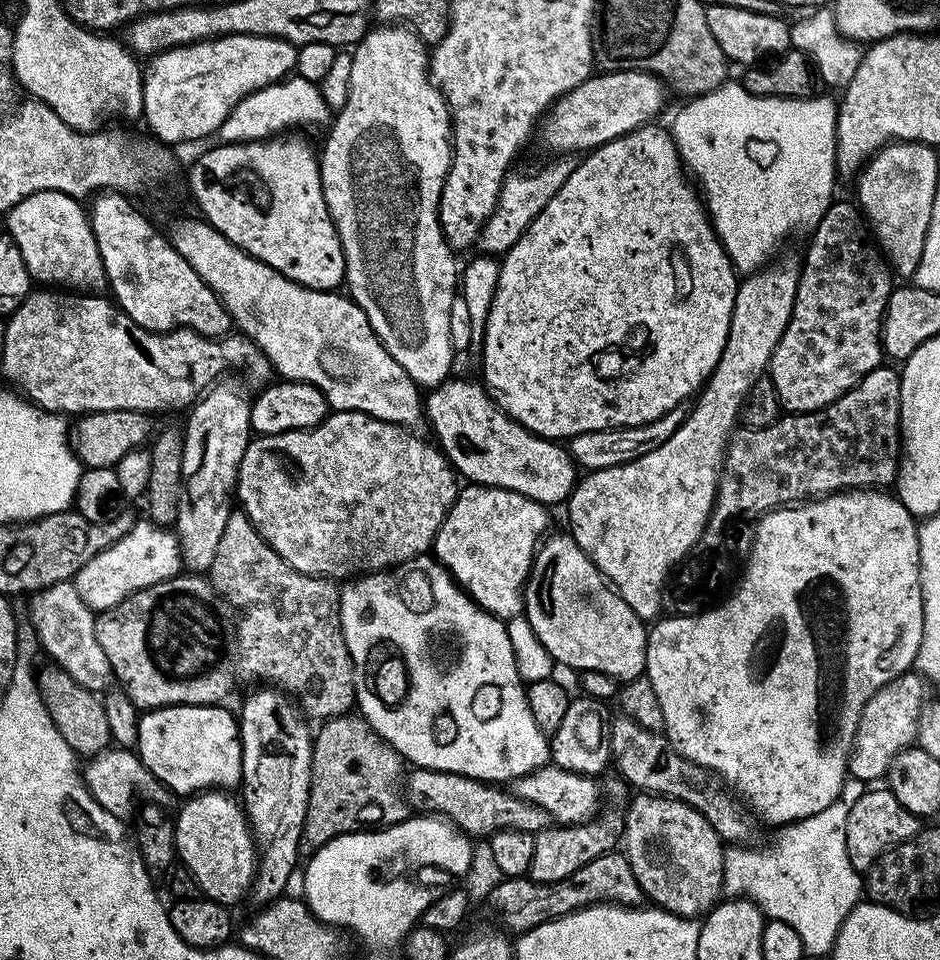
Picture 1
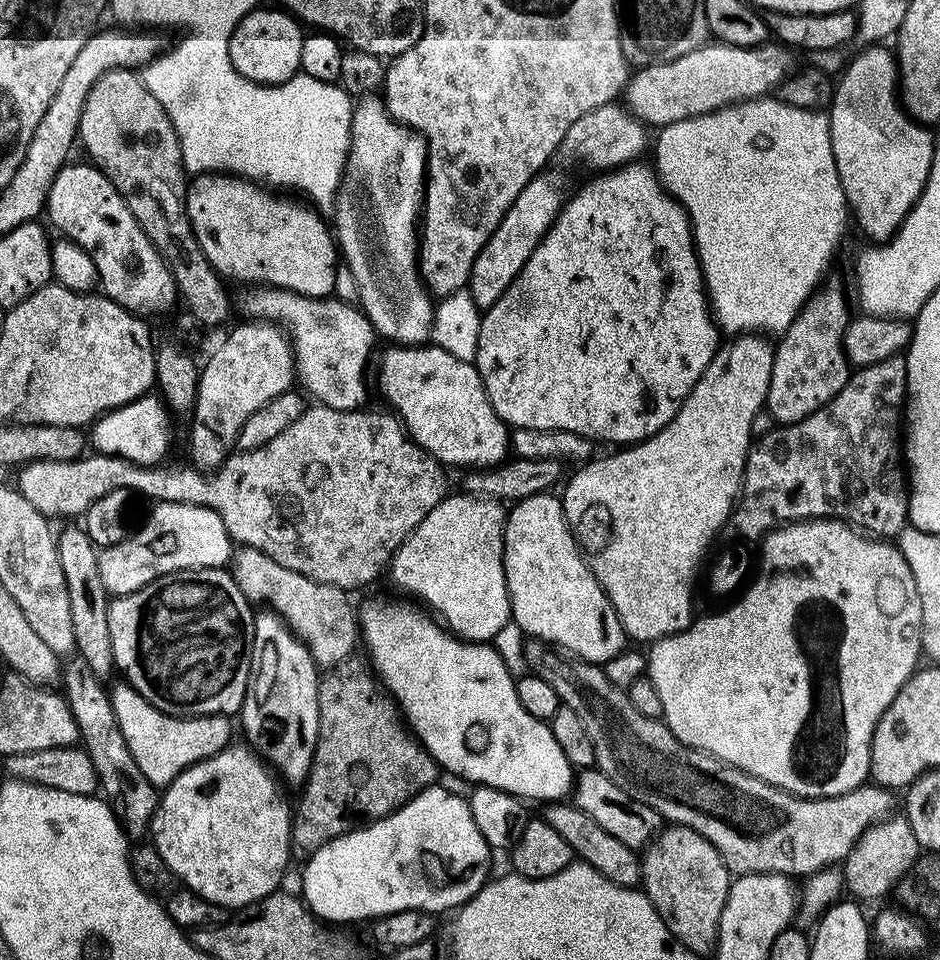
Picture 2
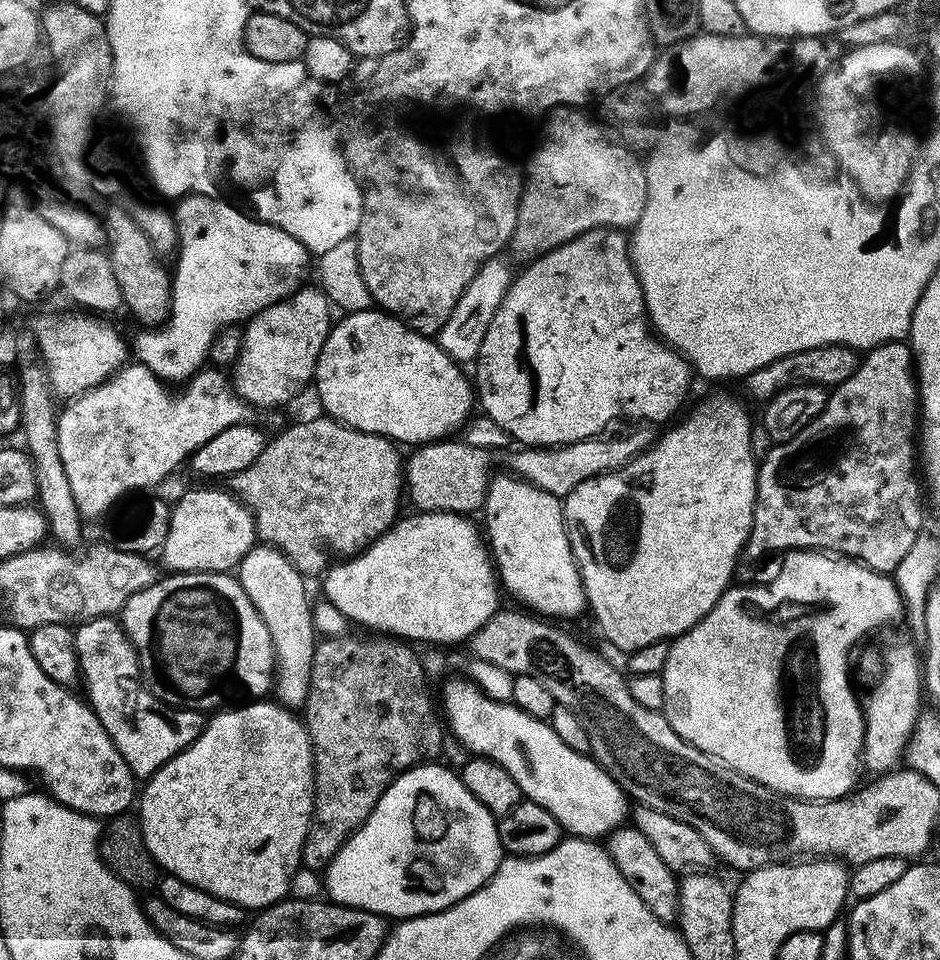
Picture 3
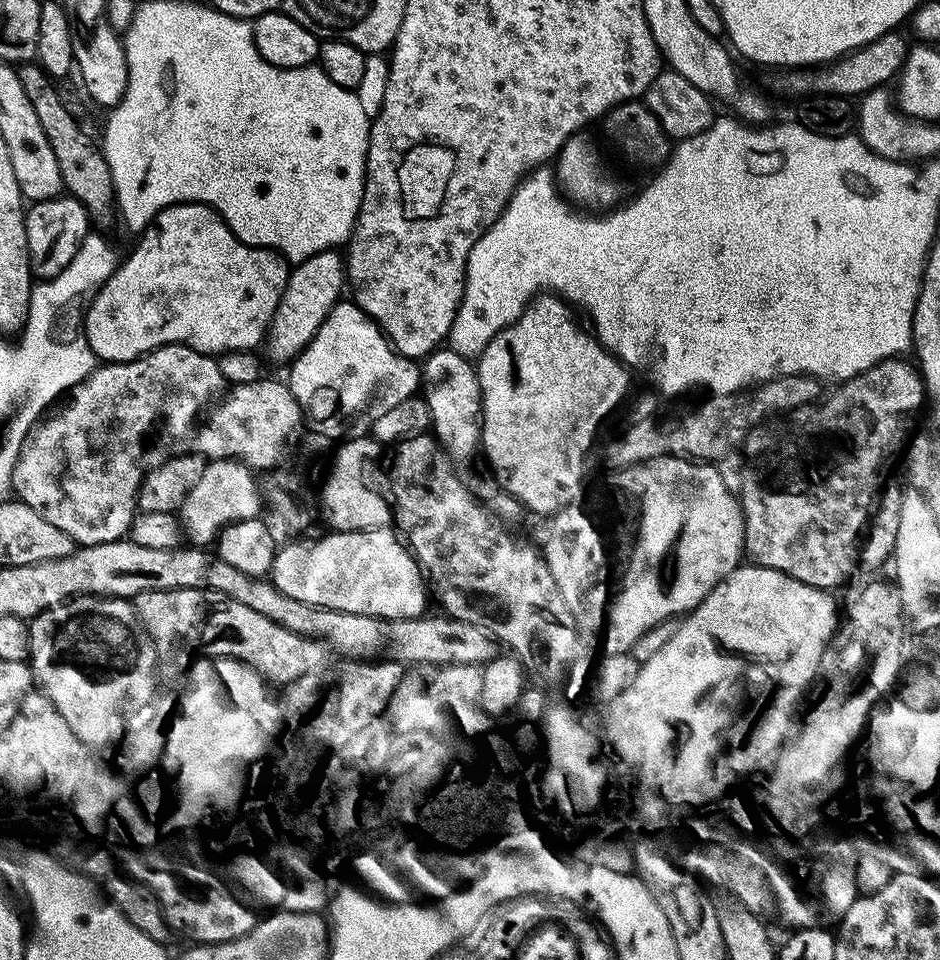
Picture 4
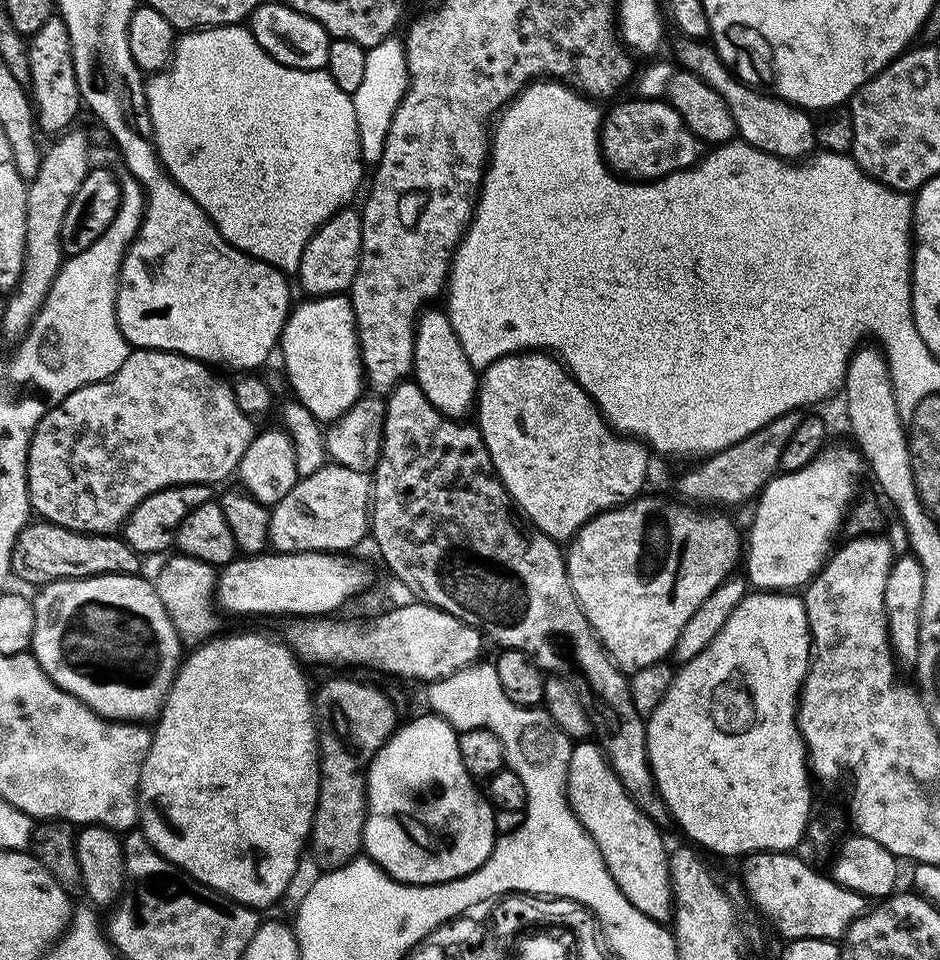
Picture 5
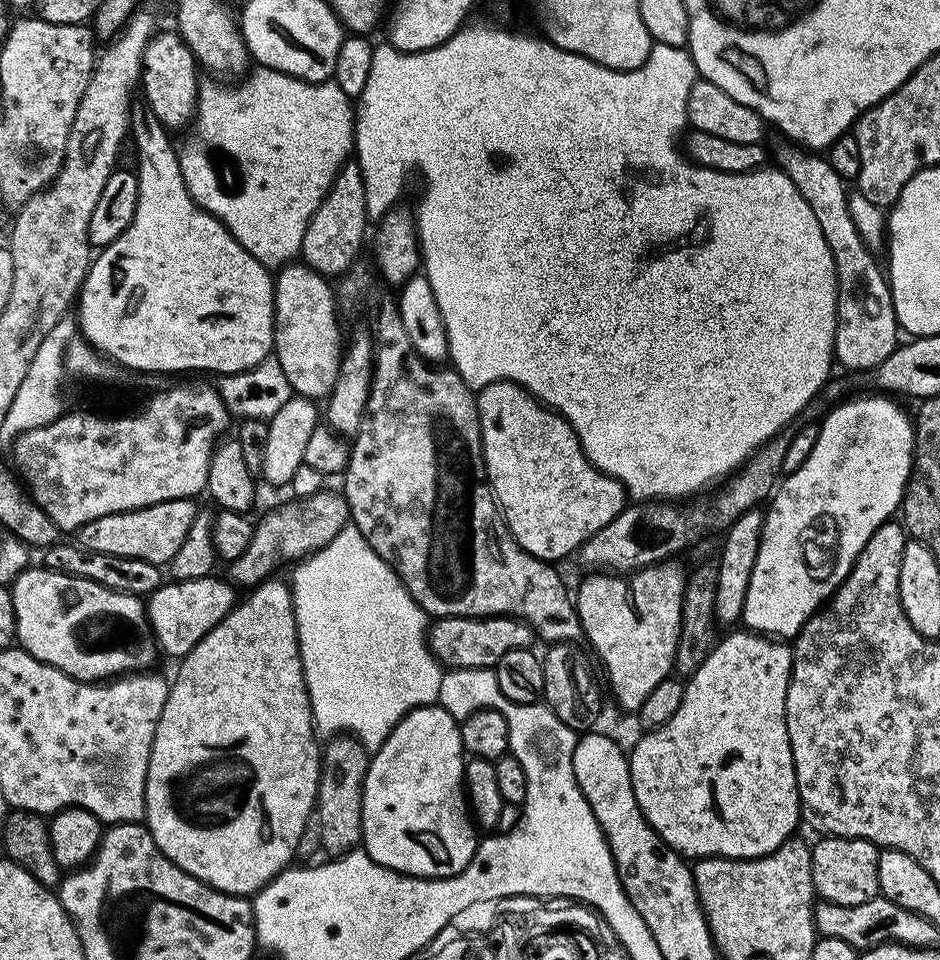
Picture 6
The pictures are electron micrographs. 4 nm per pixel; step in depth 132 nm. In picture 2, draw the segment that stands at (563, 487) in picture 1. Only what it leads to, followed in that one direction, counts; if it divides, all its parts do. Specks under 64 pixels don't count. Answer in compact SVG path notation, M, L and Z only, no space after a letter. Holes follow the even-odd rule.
M388 346L388 349L380 356L380 392L393 404L391 407L394 409L395 415L400 417L404 427L408 429L409 437L415 440L421 448L431 452L432 456L440 461L441 465L457 464L460 470L479 470L492 468L495 464L503 464L505 460L509 459L509 425L505 424L504 419L494 410L494 406L486 394L484 383L473 361L454 358L454 354L446 354L446 350L435 346Z

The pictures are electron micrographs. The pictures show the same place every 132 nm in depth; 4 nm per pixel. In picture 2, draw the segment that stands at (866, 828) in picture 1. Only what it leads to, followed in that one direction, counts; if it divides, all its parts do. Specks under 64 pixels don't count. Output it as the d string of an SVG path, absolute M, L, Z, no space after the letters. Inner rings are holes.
M889 815L867 828L842 862L844 887L857 901L876 900L887 892L889 895L895 889L897 882L907 874L910 866L914 866L914 862L922 854L910 822L903 815L896 815Z

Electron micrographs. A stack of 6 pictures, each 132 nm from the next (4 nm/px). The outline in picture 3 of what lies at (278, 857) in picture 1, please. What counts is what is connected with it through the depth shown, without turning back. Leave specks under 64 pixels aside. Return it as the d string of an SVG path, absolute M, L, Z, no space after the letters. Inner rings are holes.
M257 546L240 560L238 579L262 622L266 622L266 630L270 630L276 651L275 699L289 710L303 709L308 702L314 650L318 643L318 633L312 625L310 599L304 589L305 577L276 548Z

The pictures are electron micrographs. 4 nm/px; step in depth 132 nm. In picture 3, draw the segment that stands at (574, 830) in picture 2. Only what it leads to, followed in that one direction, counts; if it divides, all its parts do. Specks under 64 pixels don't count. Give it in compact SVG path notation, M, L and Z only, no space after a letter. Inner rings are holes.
M634 826L615 828L606 837L606 851L622 878L634 890L636 897L648 907L648 912L658 917L662 923L671 925L677 919L680 893L678 876L670 870L670 866L666 866L666 862L662 862L661 855L658 850L654 850L654 846L650 846L646 834L642 834L642 830Z

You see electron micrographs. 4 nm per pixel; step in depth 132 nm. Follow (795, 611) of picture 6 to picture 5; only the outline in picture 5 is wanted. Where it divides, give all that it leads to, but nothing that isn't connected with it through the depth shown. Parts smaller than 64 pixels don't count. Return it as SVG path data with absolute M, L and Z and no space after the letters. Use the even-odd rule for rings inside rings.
M828 446L813 463L807 464L799 472L784 472L768 481L767 487L755 501L756 513L752 516L752 533L746 536L746 579L749 585L759 586L765 592L791 593L792 584L807 585L809 579L824 567L826 554L831 553L834 548L832 535L842 528L842 514L849 511L848 496L856 492L856 460L858 464L858 452L855 447Z

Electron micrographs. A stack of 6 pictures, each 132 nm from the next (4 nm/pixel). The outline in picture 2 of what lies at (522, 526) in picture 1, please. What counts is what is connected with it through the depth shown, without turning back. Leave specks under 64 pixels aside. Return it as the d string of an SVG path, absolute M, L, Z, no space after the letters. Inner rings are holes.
M445 495L438 506L434 506L434 510L430 510L430 514L422 518L411 536L405 538L403 546L392 558L390 573L392 572L393 582L404 591L401 593L411 594L417 601L427 605L443 621L449 632L459 636L461 640L492 642L512 615L512 602L508 599L508 583L504 577L506 508L503 503L479 496L452 495Z

